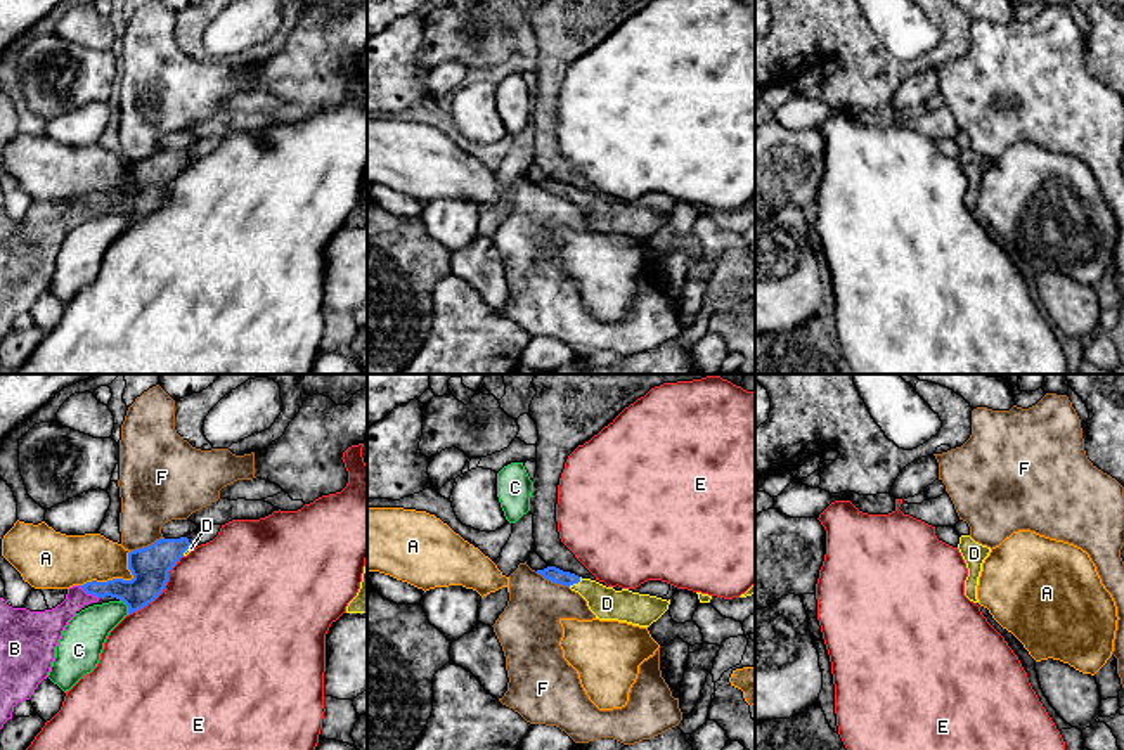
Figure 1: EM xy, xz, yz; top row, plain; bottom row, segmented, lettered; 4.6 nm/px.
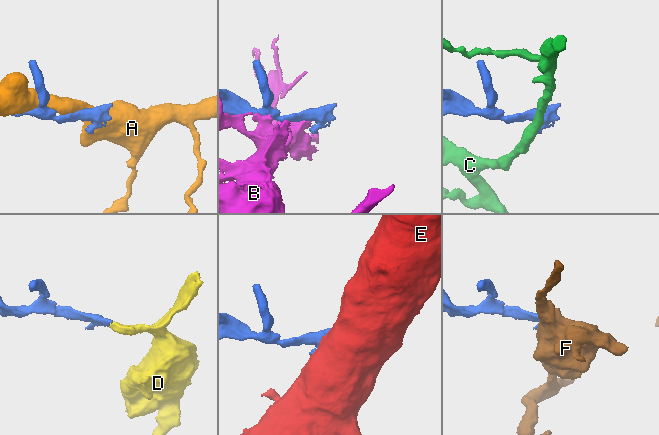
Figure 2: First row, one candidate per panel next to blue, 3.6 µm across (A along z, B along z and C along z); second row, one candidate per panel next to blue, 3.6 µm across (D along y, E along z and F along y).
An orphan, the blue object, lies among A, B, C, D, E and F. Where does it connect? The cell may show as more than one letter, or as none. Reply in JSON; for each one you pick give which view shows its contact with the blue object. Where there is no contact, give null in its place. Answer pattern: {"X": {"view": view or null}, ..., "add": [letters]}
{"D": {"view": "xz"}, "add": ["D"]}

